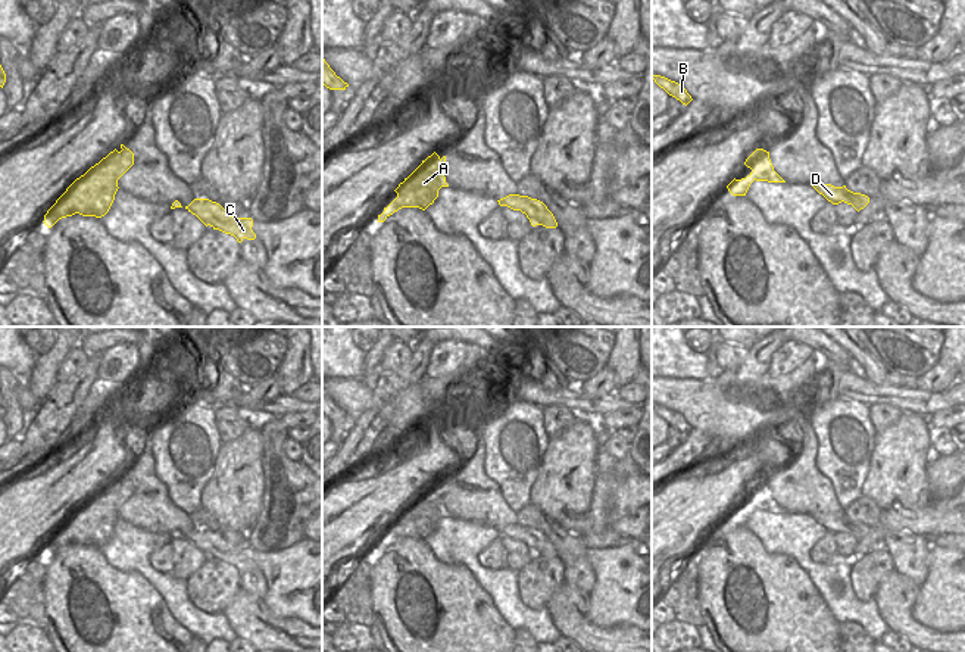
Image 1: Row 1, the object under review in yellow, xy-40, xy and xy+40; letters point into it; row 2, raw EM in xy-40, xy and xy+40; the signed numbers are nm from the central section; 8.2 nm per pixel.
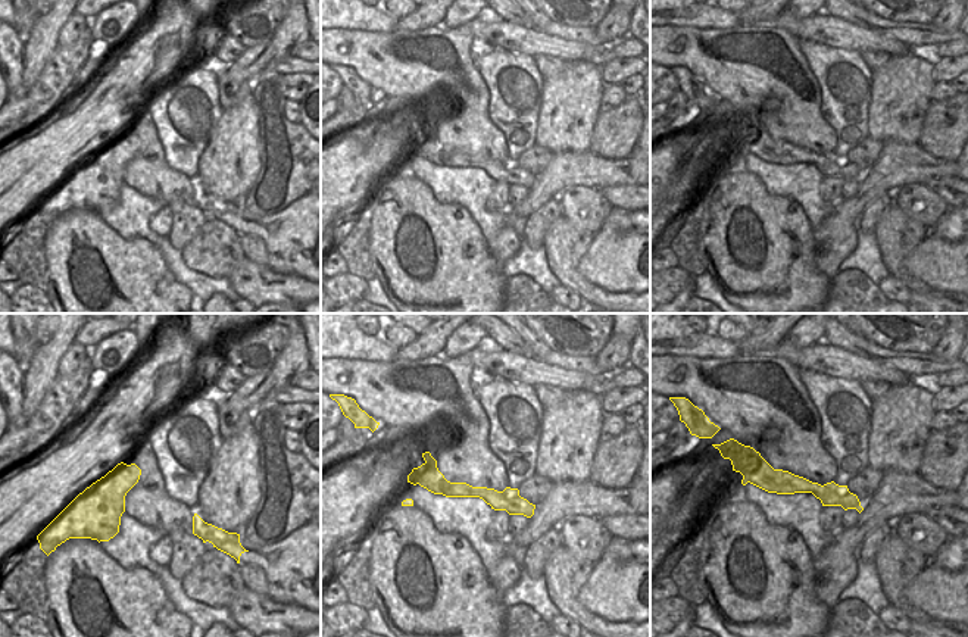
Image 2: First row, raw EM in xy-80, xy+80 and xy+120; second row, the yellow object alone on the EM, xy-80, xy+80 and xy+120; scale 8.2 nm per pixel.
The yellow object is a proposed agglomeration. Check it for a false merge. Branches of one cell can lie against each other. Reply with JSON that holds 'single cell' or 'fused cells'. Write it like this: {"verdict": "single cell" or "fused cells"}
{"verdict": "fused cells"}

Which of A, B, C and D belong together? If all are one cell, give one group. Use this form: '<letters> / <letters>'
A / B C D

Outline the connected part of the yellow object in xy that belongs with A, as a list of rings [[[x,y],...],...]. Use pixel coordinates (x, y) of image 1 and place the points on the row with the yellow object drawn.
[[[446,156],[434,163],[428,171],[419,166],[394,190],[397,197],[378,215],[378,222],[384,222],[390,215],[402,208],[419,208],[425,210],[438,197],[441,187],[449,187],[444,177]]]

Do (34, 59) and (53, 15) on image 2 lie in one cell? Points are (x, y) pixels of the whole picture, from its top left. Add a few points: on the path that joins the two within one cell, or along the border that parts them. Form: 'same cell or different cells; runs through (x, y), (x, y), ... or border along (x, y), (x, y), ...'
same cell; runs through (37, 49), (49, 25)

